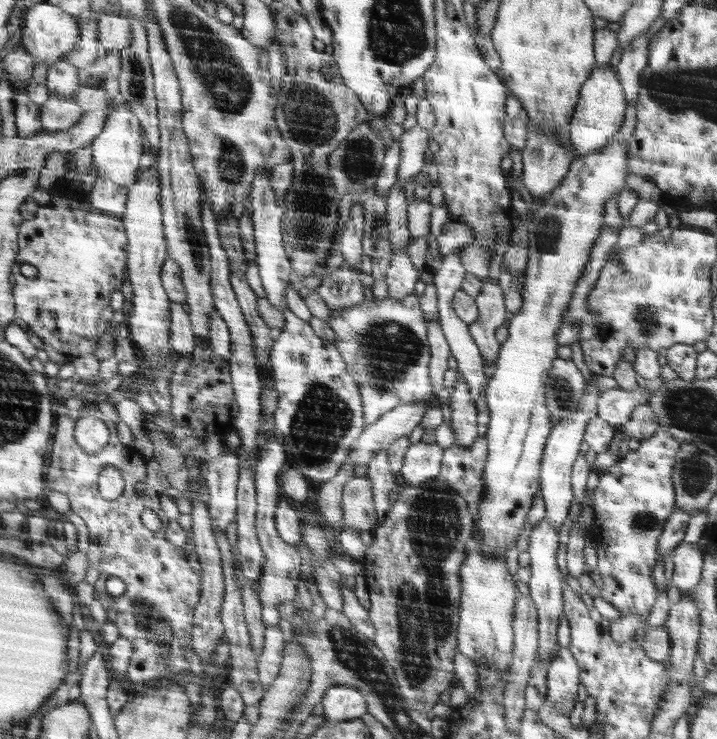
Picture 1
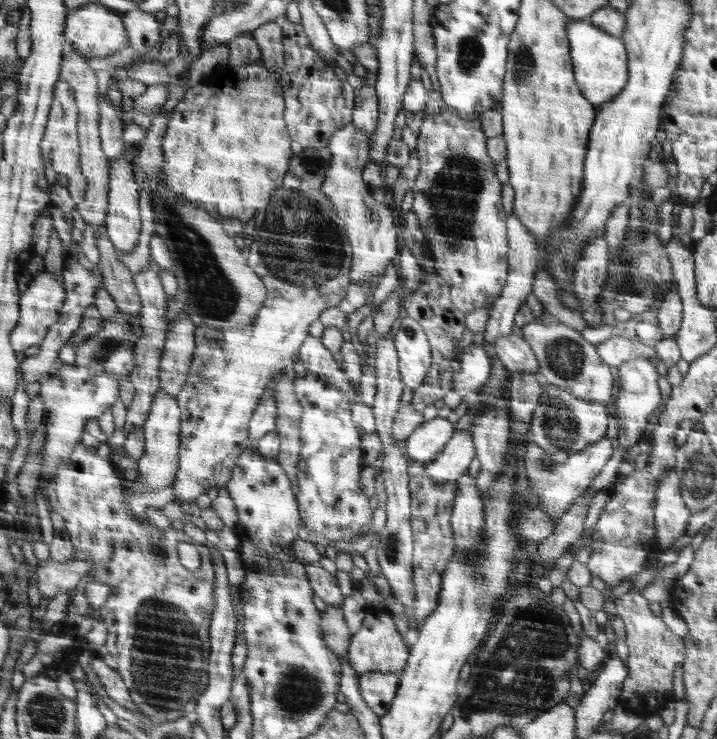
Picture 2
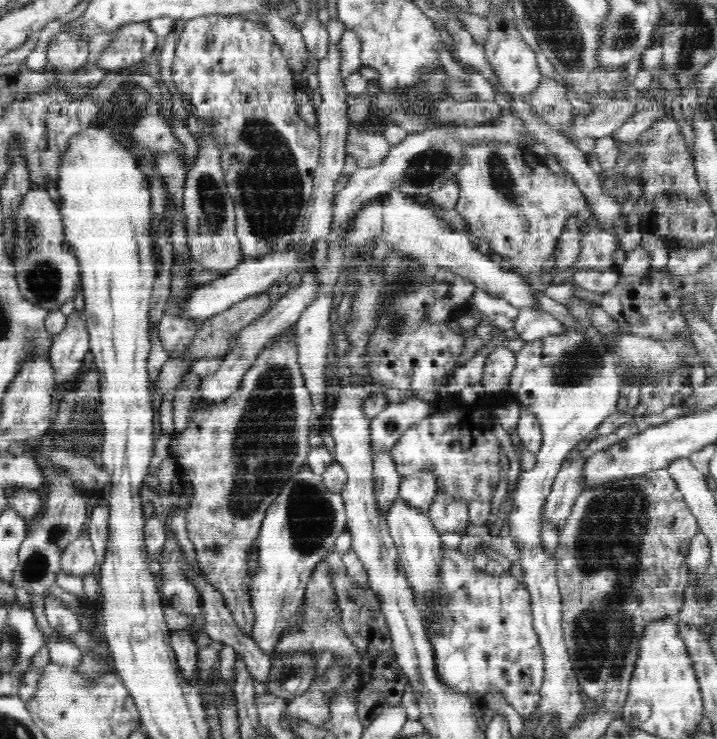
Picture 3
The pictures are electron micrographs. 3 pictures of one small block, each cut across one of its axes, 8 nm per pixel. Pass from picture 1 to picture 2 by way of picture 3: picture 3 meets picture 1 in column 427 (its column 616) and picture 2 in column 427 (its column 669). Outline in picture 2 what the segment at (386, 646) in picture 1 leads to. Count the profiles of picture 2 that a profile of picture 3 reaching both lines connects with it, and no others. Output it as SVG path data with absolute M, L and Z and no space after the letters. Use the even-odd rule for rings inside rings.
M410 461L407 474L409 478L409 493L412 498L410 505L411 532L413 534L412 580L414 580L414 596L416 596L414 605L412 605L411 618L416 623L422 623L438 606L438 597L440 596L440 589L442 589L442 573L446 570L446 565L450 562L452 555L456 554L456 537L453 535L452 514L458 488L456 481L446 481L438 484L426 472L425 465L415 461Z

